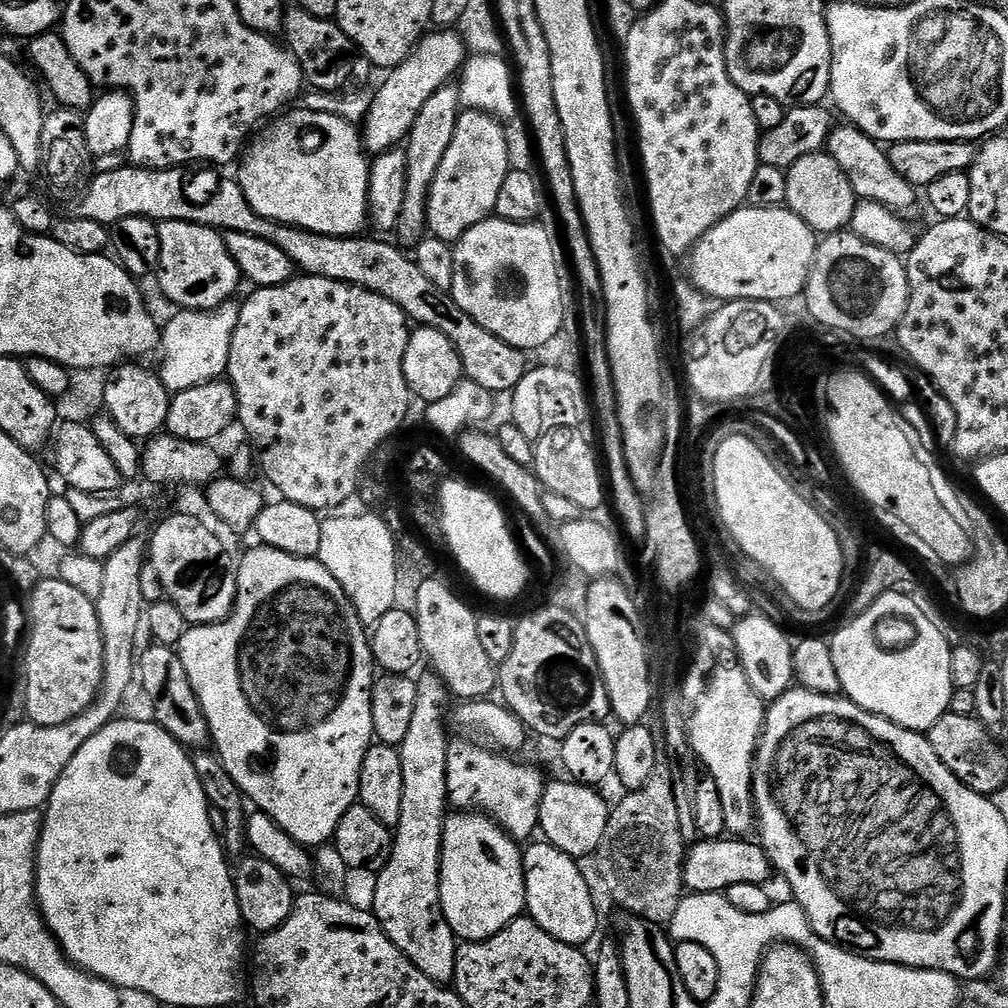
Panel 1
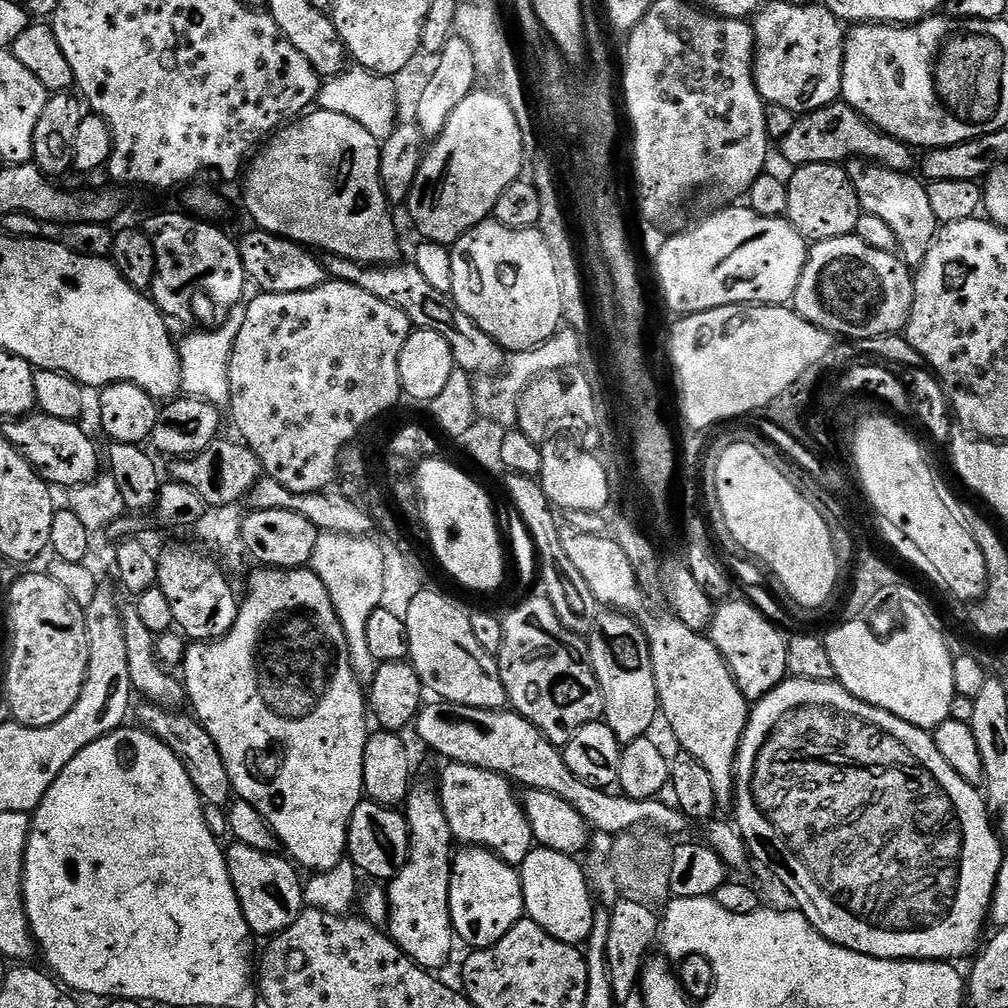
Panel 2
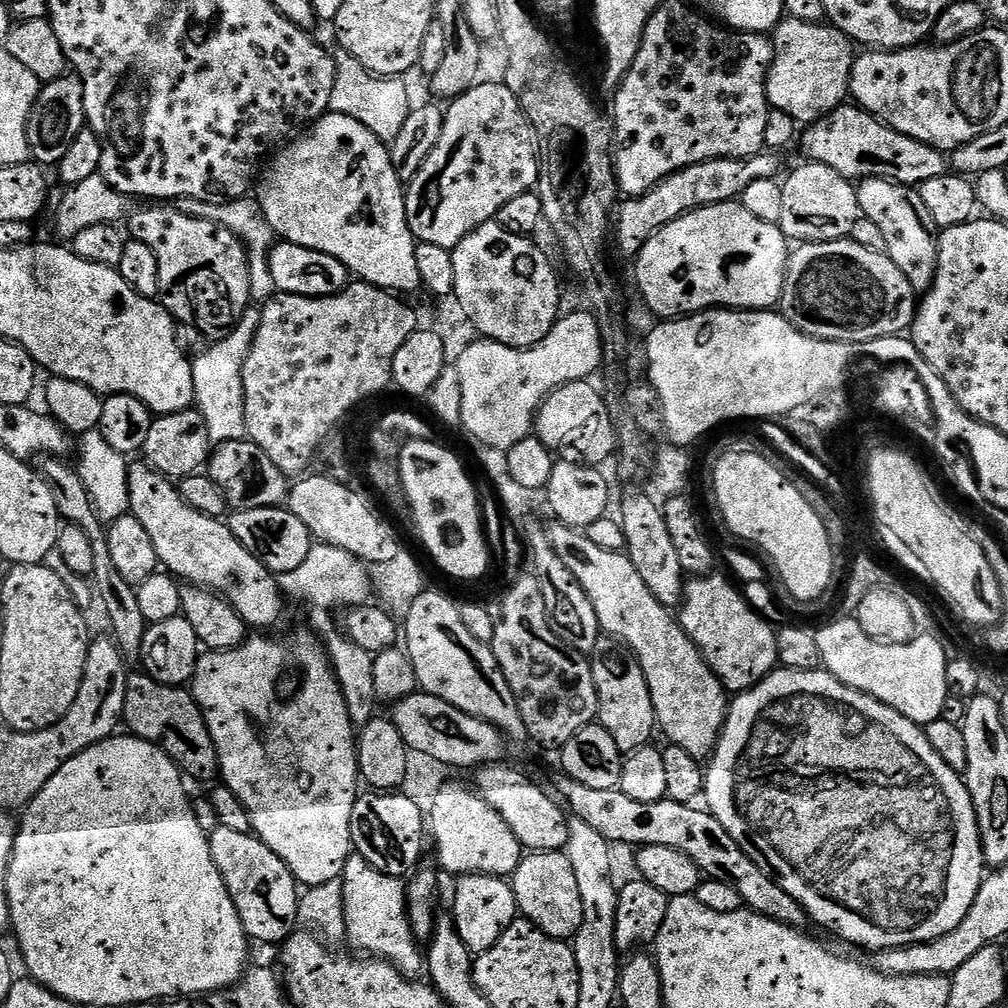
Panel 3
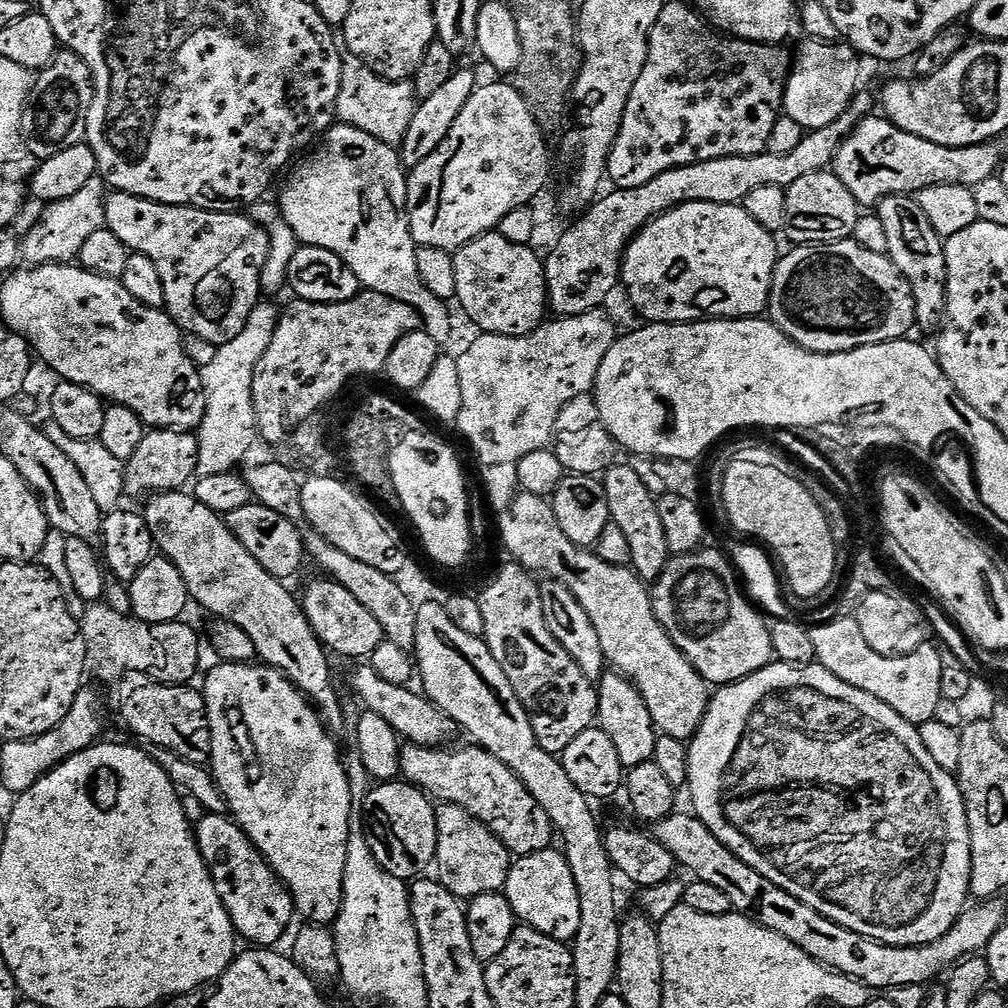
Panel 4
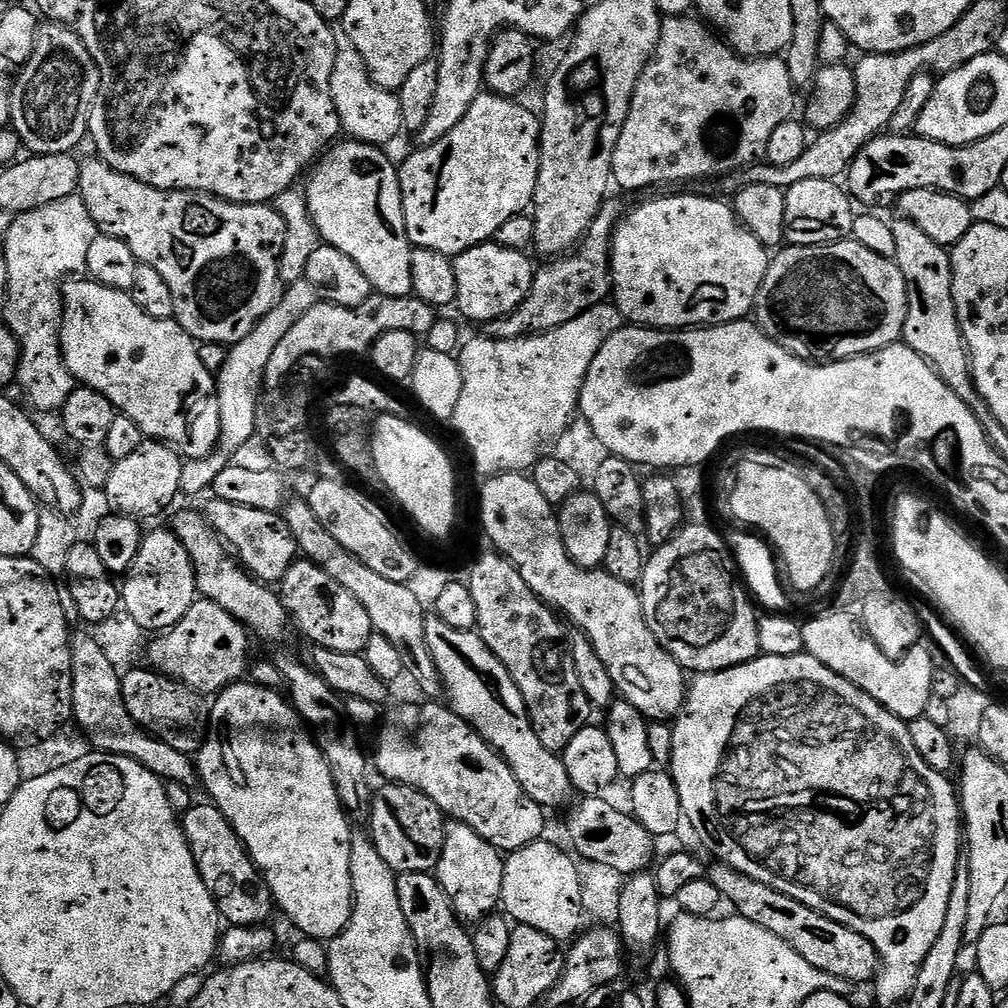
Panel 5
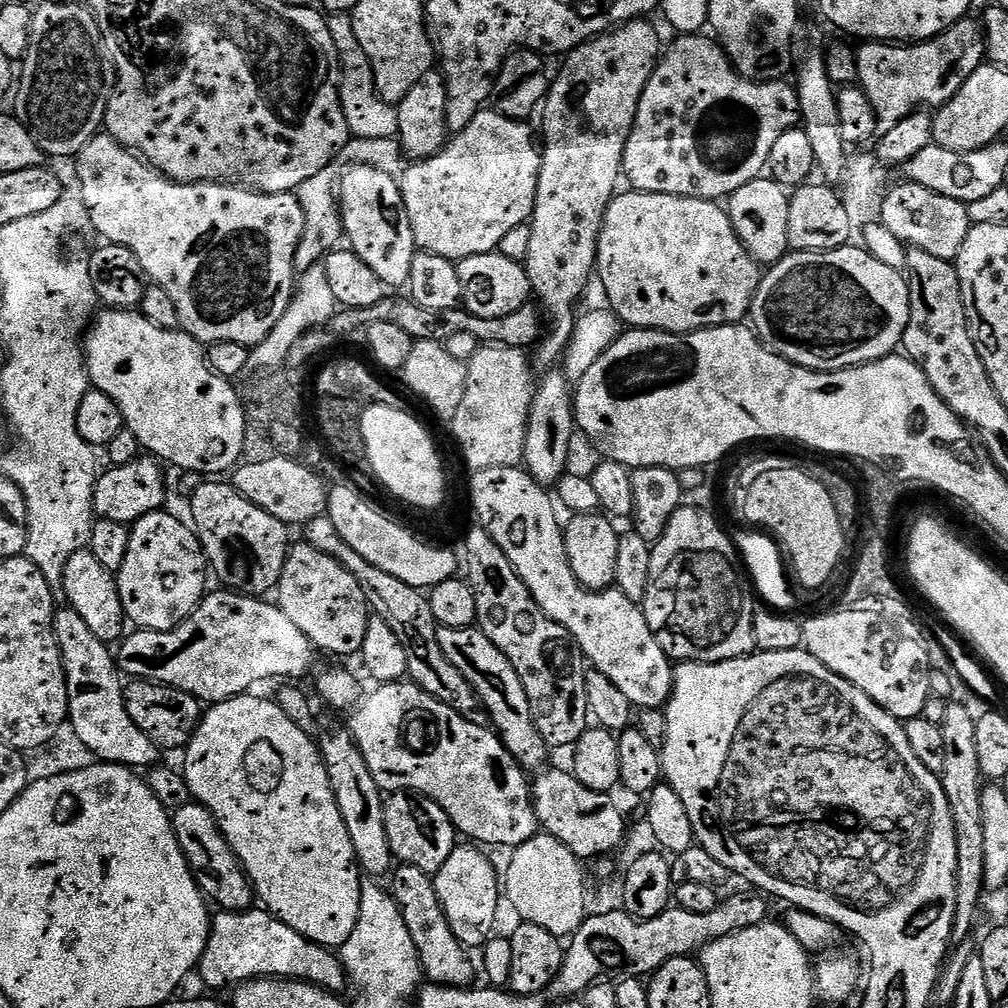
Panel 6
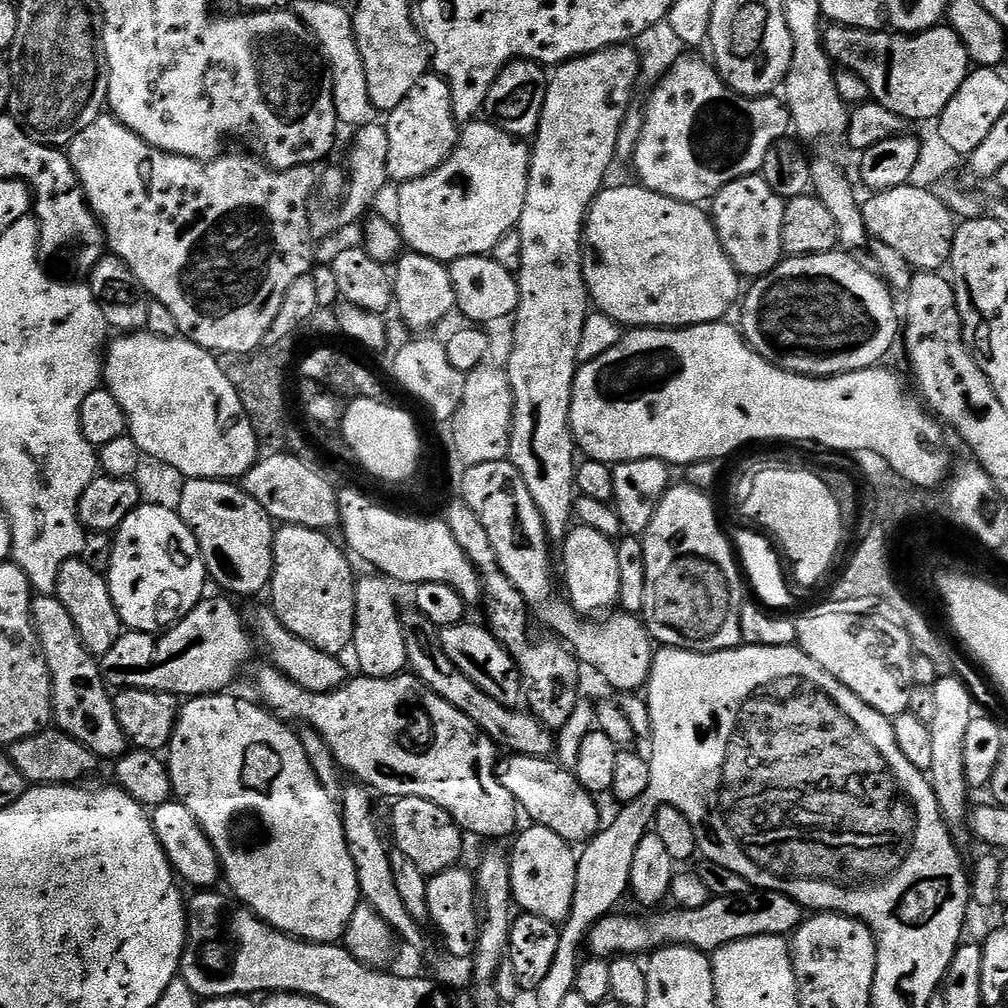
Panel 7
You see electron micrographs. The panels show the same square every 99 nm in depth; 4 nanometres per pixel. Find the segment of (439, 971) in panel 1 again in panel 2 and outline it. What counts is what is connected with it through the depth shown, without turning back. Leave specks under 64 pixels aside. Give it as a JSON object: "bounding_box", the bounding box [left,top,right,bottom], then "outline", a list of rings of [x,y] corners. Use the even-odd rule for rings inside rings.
{"bounding_box":[386,783,454,970],"outline":[[[417,783],[415,787],[408,793],[406,803],[403,805],[402,811],[406,822],[408,823],[408,829],[410,830],[410,850],[408,851],[408,861],[406,866],[402,866],[402,870],[399,874],[392,879],[387,885],[386,891],[388,893],[388,922],[386,925],[386,931],[389,936],[392,937],[392,941],[397,944],[406,955],[412,957],[412,961],[415,962],[419,968],[427,968],[429,970],[437,970],[452,956],[452,940],[454,944],[454,933],[452,931],[452,919],[450,918],[450,878],[452,877],[452,862],[454,859],[454,841],[452,838],[452,831],[450,830],[450,822],[446,822],[446,814],[442,810],[440,805],[440,793],[435,787],[427,788],[426,785]]]}

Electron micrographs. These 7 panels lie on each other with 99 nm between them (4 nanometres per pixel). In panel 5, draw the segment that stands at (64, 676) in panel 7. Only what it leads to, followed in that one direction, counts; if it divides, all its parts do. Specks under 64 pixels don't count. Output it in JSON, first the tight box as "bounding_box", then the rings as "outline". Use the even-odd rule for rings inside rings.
{"bounding_box":[72,631,198,789],"outline":[[[77,631],[72,637],[72,714],[75,725],[95,751],[125,756],[146,766],[146,770],[169,784],[195,789],[198,773],[193,757],[174,750],[174,746],[166,746],[166,742],[157,740],[151,732],[145,732],[136,724],[134,718],[130,718],[120,689],[121,679],[121,673],[110,664],[93,637],[87,631]]]}

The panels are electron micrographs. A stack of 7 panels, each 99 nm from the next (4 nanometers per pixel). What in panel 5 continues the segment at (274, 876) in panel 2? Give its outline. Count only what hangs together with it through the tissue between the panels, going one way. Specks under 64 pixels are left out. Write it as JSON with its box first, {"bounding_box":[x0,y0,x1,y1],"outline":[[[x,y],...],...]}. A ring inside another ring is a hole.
{"bounding_box":[182,803,274,928],"outline":[[[193,803],[192,809],[182,816],[184,837],[190,846],[190,854],[194,854],[202,882],[206,882],[206,890],[210,890],[216,899],[220,915],[229,925],[237,928],[263,925],[267,921],[264,919],[274,912],[274,901],[268,883],[256,869],[255,862],[228,819],[216,809],[215,804],[203,803]]]}

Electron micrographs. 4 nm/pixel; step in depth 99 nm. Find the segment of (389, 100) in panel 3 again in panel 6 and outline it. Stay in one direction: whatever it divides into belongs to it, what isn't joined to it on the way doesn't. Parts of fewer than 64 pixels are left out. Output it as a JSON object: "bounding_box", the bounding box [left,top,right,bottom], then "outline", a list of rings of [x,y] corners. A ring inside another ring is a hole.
{"bounding_box":[327,14,398,138],"outline":[[[332,14],[327,17],[330,38],[334,38],[336,55],[340,61],[340,105],[346,114],[348,131],[353,137],[392,138],[398,130],[398,114],[393,105],[388,104],[376,92],[374,70],[358,46],[358,38],[352,29],[352,17],[348,14]]]}

